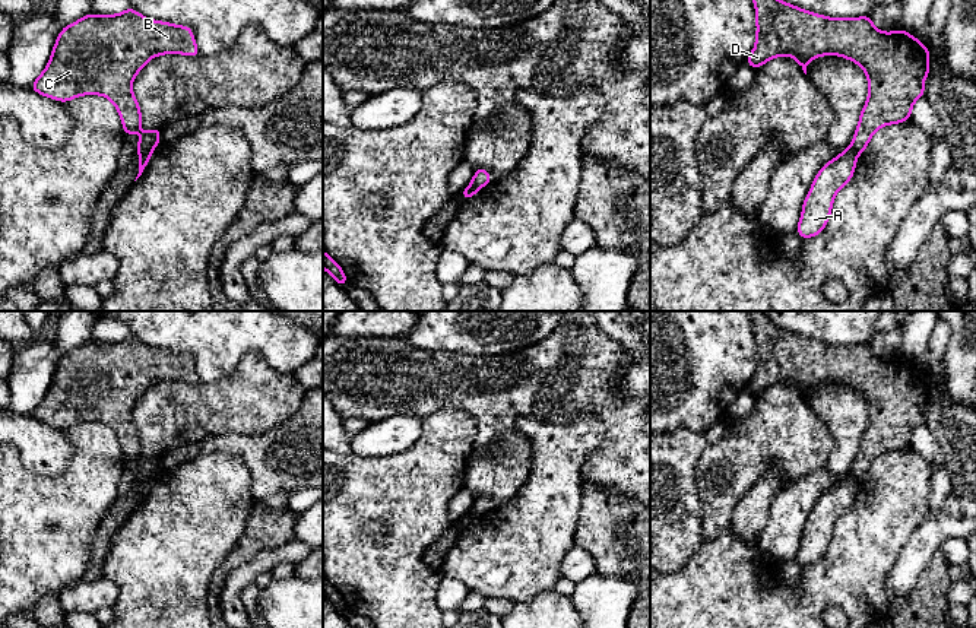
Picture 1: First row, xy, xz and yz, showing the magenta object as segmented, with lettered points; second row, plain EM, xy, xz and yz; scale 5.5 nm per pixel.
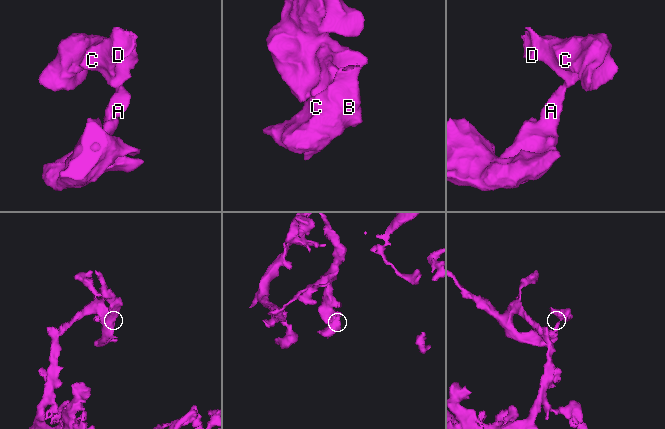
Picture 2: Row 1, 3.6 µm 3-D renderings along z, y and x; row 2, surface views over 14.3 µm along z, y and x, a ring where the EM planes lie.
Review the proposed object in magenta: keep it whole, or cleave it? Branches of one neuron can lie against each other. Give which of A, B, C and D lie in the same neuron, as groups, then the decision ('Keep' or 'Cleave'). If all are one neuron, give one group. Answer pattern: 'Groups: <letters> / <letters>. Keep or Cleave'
Groups: A / B C D. Cleave

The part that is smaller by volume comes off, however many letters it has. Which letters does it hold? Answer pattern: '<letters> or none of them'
B, C, D

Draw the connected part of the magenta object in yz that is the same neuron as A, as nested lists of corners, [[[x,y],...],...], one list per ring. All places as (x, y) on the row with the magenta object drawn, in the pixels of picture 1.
[[[847,148],[818,171],[804,200],[801,219],[796,225],[796,232],[802,240],[812,238],[824,231],[834,197],[852,180],[856,161],[856,152]]]

